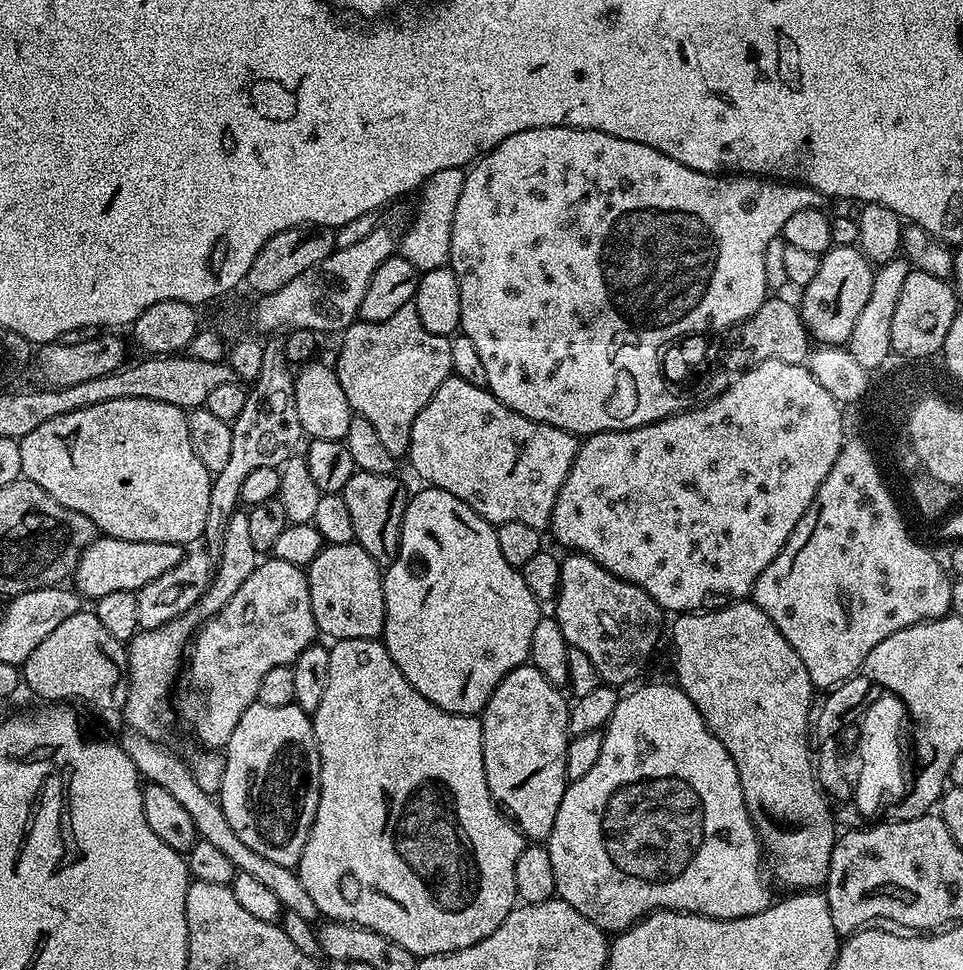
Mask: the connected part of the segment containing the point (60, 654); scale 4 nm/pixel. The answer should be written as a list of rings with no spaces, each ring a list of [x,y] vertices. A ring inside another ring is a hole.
[[[82,610],[78,614],[70,614],[70,618],[66,618],[66,622],[61,622],[52,633],[45,638],[44,641],[38,642],[38,646],[34,646],[34,650],[30,650],[30,658],[26,658],[26,662],[22,665],[22,684],[25,689],[29,688],[36,696],[41,696],[44,700],[52,700],[48,702],[68,702],[64,700],[85,700],[88,704],[93,704],[96,708],[101,708],[104,712],[119,713],[126,702],[126,694],[128,693],[128,654],[125,645],[118,638],[114,638],[114,634],[109,632],[102,626],[102,622],[98,622],[95,611]]]

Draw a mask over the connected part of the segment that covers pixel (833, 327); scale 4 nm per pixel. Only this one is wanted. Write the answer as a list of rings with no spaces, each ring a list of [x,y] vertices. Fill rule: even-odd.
[[[833,246],[820,257],[814,282],[802,289],[801,296],[804,297],[798,300],[800,317],[804,319],[809,337],[817,345],[847,345],[854,322],[858,322],[859,312],[870,299],[870,290],[874,286],[873,271],[874,265],[856,246]]]

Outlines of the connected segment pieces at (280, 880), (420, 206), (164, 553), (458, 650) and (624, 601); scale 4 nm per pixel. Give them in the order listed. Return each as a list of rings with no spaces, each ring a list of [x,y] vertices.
[[[125,731],[125,736],[118,740],[124,753],[134,762],[136,771],[147,783],[157,784],[166,789],[175,800],[180,803],[194,818],[196,835],[201,840],[212,843],[230,862],[234,862],[237,872],[245,872],[258,878],[258,882],[263,884],[275,894],[280,903],[281,909],[298,914],[298,918],[306,918],[310,922],[316,922],[321,919],[318,906],[314,906],[314,898],[306,891],[306,886],[302,886],[302,878],[296,868],[287,868],[278,866],[278,862],[270,862],[270,858],[262,858],[262,854],[254,854],[238,834],[234,834],[234,826],[226,822],[226,814],[222,810],[219,799],[213,793],[202,790],[194,778],[189,761],[183,760],[180,756],[175,756],[164,744],[158,744],[158,740],[151,736],[144,735],[143,732]]]
[[[464,168],[438,170],[438,174],[424,181],[419,189],[420,201],[416,204],[416,217],[413,218],[412,225],[399,237],[398,252],[399,255],[406,257],[421,274],[445,267],[449,263],[454,210],[458,210],[458,198],[462,194],[465,175]]]
[[[97,535],[94,543],[86,546],[86,550],[80,556],[74,573],[75,591],[84,598],[114,594],[114,590],[130,590],[137,593],[154,578],[178,566],[185,551],[185,545],[174,542],[126,542],[113,536]]]
[[[424,486],[421,489],[421,492],[413,491],[408,497],[408,505],[404,511],[402,530],[400,531],[400,549],[384,572],[382,643],[384,649],[390,654],[390,658],[394,658],[398,670],[402,670],[406,682],[410,682],[410,686],[414,686],[414,690],[418,690],[418,694],[422,694],[422,698],[434,702],[434,706],[447,712],[453,712],[459,716],[476,716],[483,713],[498,682],[502,682],[502,678],[506,678],[506,674],[510,674],[510,670],[519,668],[529,659],[534,626],[538,626],[538,622],[542,619],[542,608],[537,604],[534,594],[530,594],[530,586],[526,586],[523,571],[517,565],[506,562],[506,558],[502,558],[502,549],[498,547],[496,528],[493,525],[482,519],[474,510],[470,510],[470,506],[466,506],[466,502],[454,498],[454,494],[431,486]]]
[[[568,554],[560,561],[560,589],[554,601],[554,619],[562,630],[569,648],[582,650],[596,667],[601,681],[609,686],[621,686],[632,680],[648,664],[656,643],[660,640],[660,623],[666,619],[665,613],[656,605],[654,598],[646,594],[644,588],[626,582],[610,570],[603,568],[594,558],[583,554]]]

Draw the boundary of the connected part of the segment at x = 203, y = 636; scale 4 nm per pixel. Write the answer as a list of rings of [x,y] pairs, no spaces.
[[[268,558],[265,562],[257,563],[256,569],[250,574],[250,578],[246,578],[246,582],[242,582],[242,586],[238,586],[238,590],[234,594],[234,598],[230,598],[230,602],[226,602],[226,606],[215,616],[204,621],[195,633],[194,639],[190,644],[190,660],[192,656],[192,665],[187,665],[186,670],[181,671],[178,677],[178,683],[174,688],[174,712],[180,715],[180,720],[201,740],[203,747],[208,750],[223,749],[230,742],[230,734],[234,734],[234,726],[238,726],[238,718],[242,718],[242,714],[246,714],[246,710],[251,704],[256,703],[256,695],[258,694],[258,686],[262,683],[262,677],[274,670],[274,666],[282,666],[283,664],[291,666],[298,658],[298,654],[302,654],[302,650],[306,650],[318,636],[318,629],[314,622],[314,610],[310,610],[310,586],[308,585],[308,574],[303,567],[291,565],[290,562],[280,561],[275,558]]]

